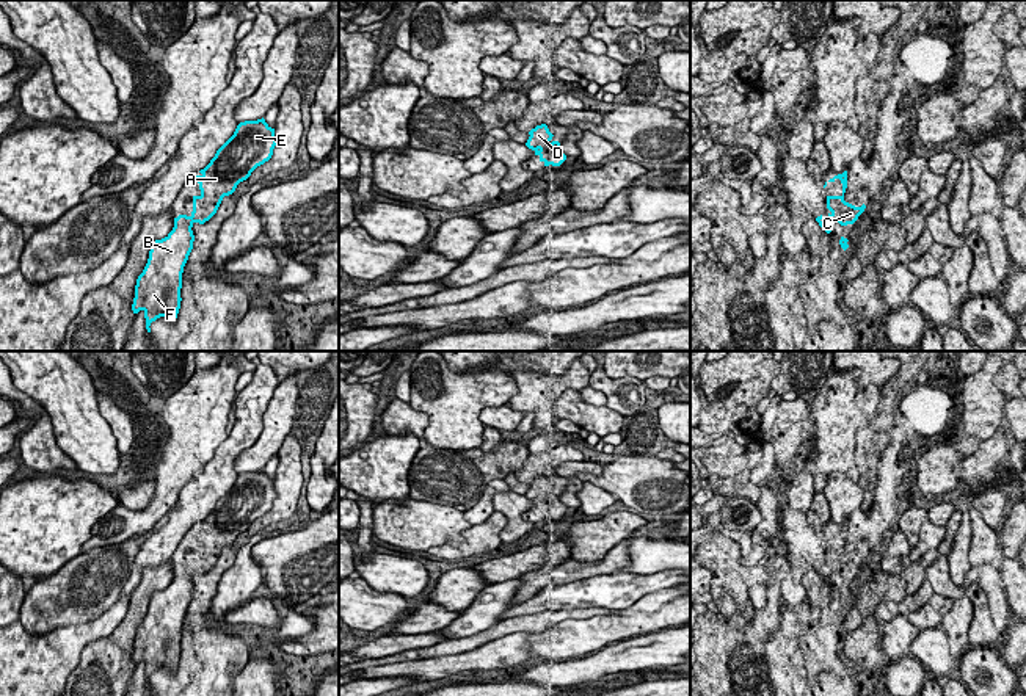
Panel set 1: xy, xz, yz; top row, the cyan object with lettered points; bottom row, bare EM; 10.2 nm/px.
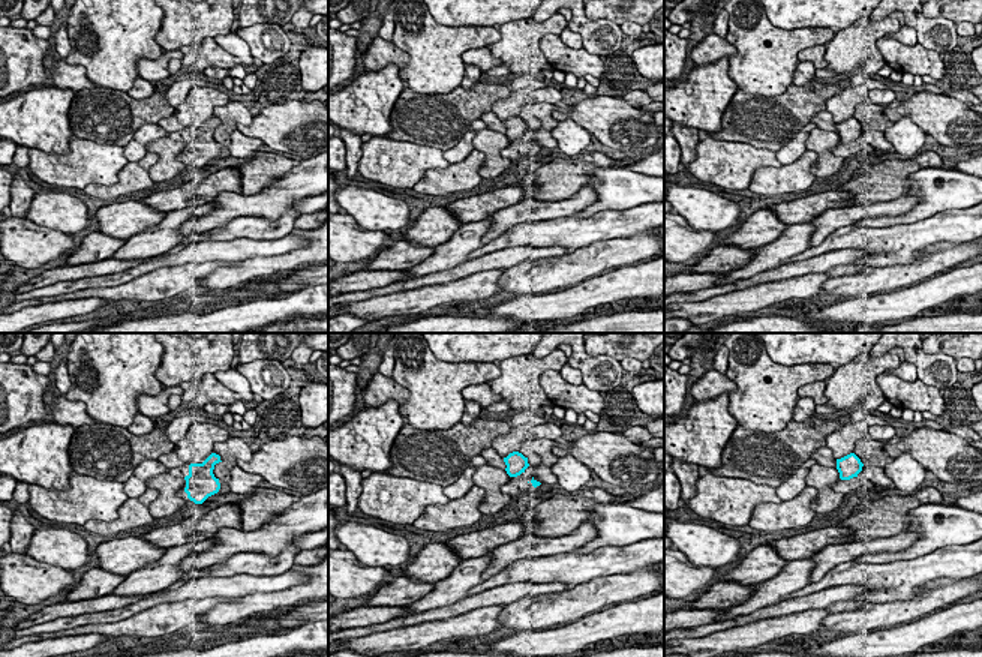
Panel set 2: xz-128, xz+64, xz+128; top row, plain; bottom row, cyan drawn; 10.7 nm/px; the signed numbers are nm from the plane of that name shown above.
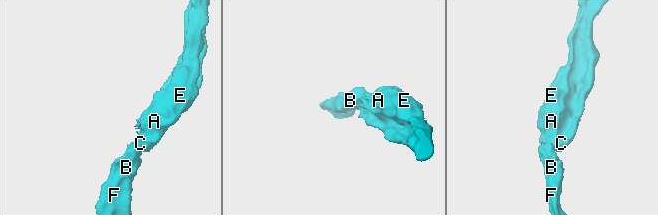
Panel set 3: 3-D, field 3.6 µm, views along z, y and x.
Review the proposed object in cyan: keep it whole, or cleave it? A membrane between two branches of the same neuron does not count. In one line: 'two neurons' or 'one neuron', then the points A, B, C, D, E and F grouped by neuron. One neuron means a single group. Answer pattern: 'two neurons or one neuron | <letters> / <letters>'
one neuron | A B C D E F

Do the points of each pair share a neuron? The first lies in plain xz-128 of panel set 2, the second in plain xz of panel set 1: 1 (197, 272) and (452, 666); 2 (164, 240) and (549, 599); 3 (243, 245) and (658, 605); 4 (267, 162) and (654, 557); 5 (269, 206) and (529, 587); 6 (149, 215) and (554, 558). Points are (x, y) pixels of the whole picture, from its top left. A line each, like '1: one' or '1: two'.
1: one
2: two
3: two
4: two
5: one
6: two

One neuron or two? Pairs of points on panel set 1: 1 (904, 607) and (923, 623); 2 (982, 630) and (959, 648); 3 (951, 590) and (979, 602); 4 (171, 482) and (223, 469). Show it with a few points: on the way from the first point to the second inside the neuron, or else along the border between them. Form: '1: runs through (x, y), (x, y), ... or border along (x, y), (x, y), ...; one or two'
1: border along (934, 593), (907, 616); two
2: border along (973, 604), (968, 646); two
3: border along (965, 587), (967, 594); two
4: border along (217, 449), (182, 488), (173, 505); two

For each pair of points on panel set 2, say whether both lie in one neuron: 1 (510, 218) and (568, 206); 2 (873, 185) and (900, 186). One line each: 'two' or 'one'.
1: one
2: one

